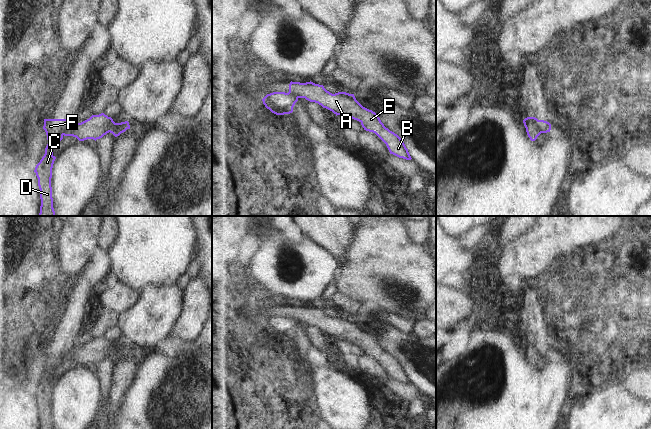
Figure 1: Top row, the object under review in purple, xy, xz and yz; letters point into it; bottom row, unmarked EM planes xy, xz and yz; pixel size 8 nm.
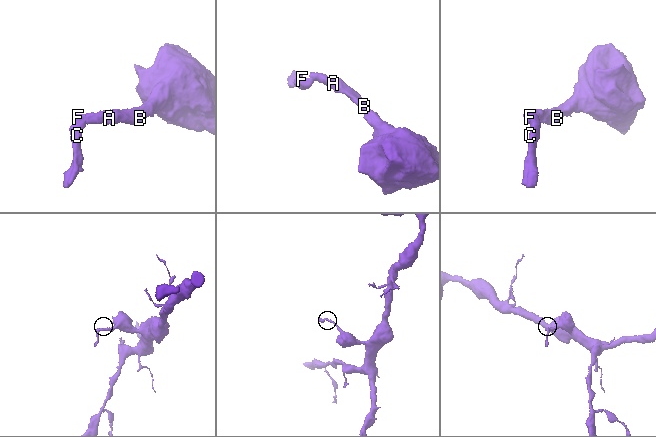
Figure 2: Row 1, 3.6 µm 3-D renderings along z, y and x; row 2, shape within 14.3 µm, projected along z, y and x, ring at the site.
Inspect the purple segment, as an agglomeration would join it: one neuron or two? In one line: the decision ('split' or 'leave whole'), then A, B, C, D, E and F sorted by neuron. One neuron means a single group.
split | A B E / C D F

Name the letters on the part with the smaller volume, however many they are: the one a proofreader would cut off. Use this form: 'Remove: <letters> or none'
Remove: C, D, F

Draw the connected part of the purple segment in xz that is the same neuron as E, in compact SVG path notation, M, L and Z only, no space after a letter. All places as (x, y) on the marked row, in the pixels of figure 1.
M291 81L289 93L318 103L336 116L346 116L359 121L364 130L375 133L386 144L390 154L406 160L412 159L401 138L386 128L375 112L363 107L354 94L346 92L332 94L323 85L311 81L306 83Z

